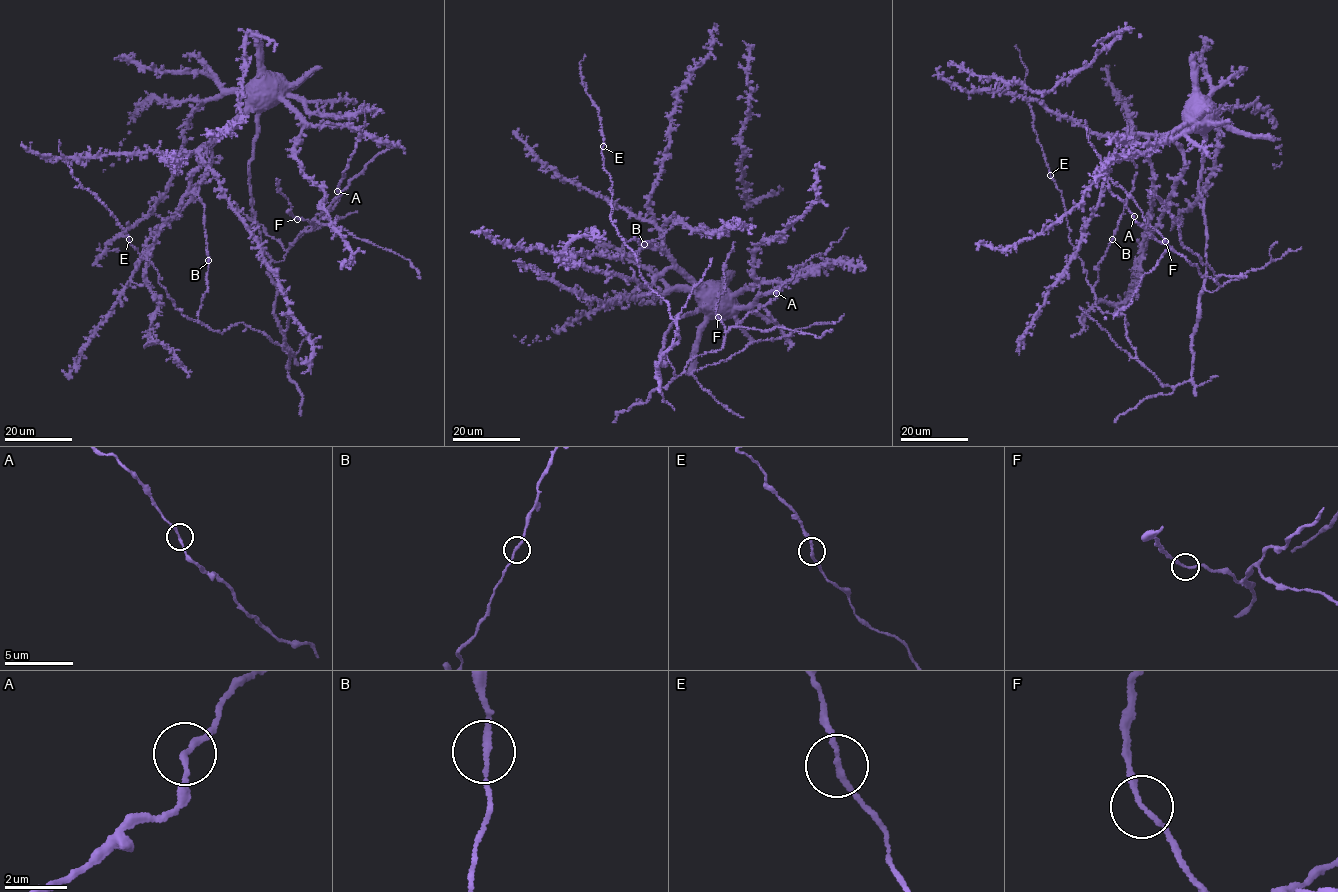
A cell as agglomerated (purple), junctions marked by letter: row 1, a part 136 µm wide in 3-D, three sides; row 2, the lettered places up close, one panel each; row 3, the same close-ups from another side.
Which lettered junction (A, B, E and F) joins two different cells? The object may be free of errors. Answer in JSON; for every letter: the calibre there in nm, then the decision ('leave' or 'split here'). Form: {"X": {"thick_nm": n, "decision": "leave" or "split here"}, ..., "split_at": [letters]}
{"A": {"thick_nm": 180, "decision": "leave"}, "B": {"thick_nm": 170, "decision": "leave"}, "E": {"thick_nm": 180, "decision": "leave"}, "F": {"thick_nm": 150, "decision": "leave"}, "split_at": []}

